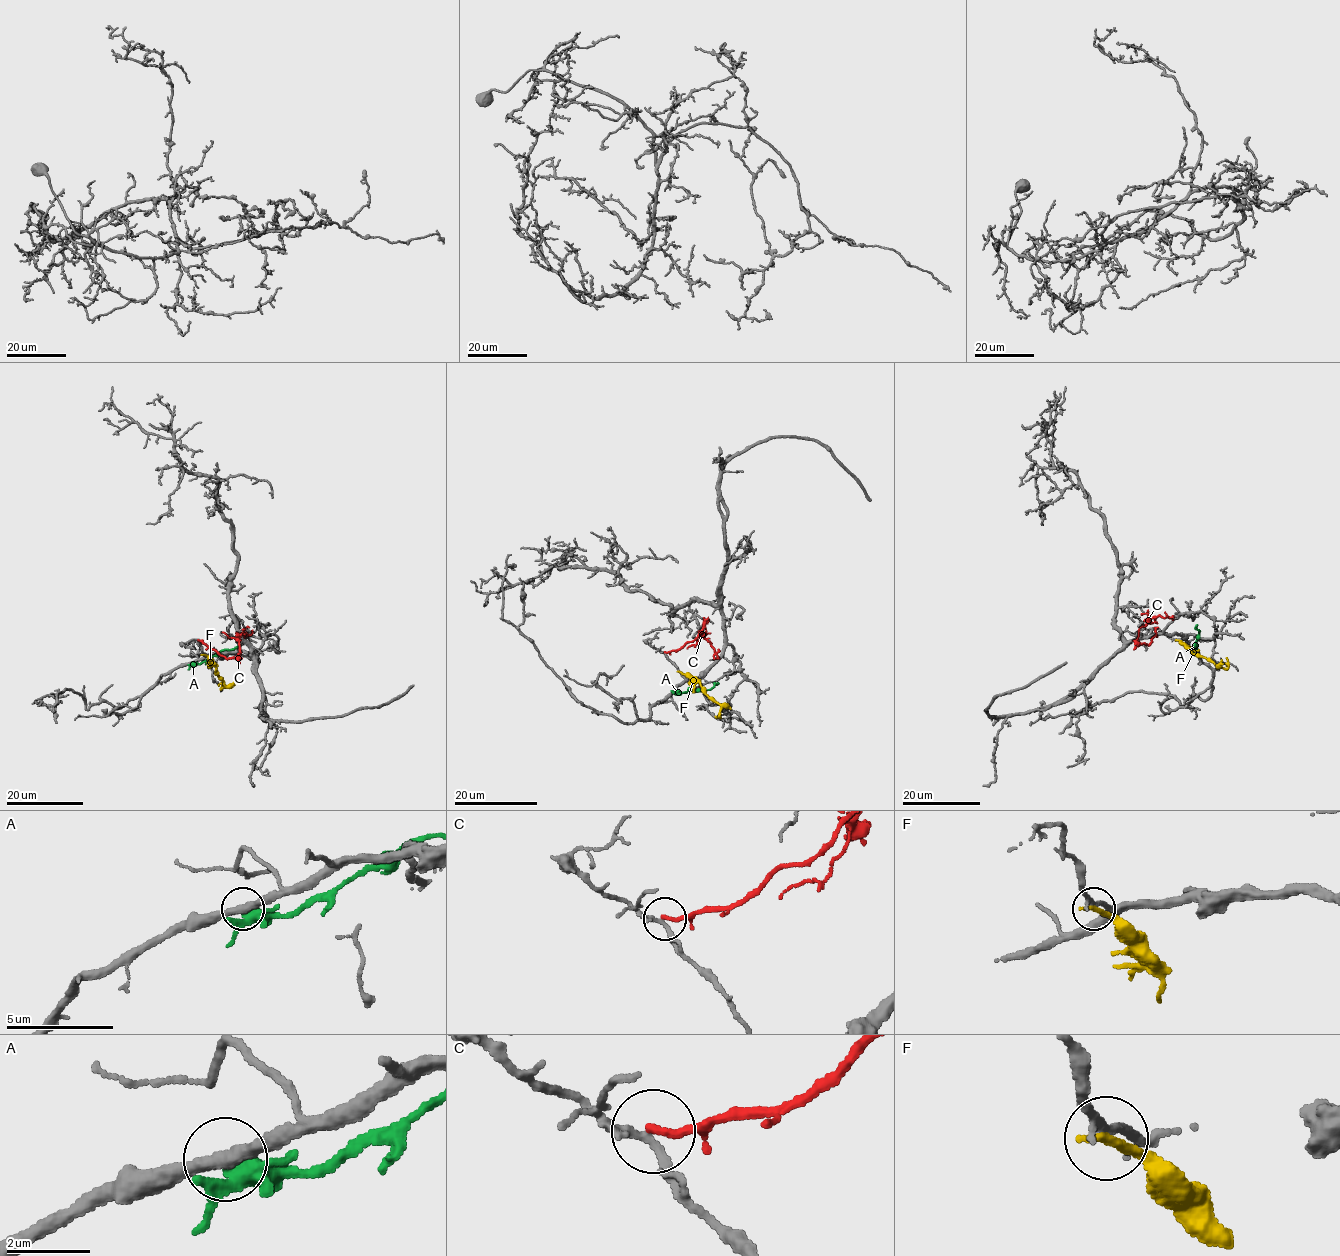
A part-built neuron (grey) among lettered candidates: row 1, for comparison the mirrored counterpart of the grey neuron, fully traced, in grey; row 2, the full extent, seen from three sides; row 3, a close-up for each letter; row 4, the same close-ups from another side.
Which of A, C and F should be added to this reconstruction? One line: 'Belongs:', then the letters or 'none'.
Belongs: none

